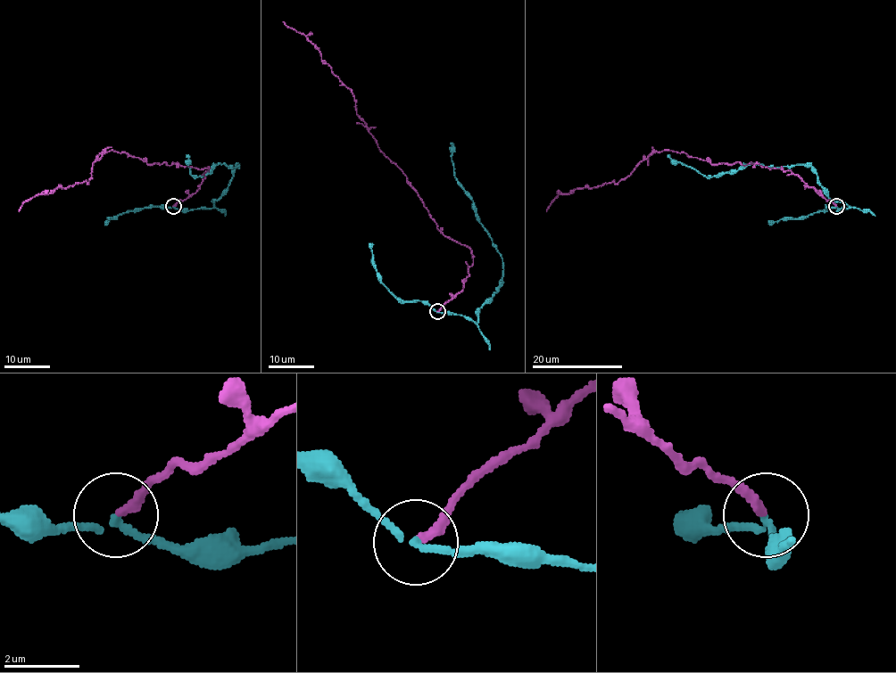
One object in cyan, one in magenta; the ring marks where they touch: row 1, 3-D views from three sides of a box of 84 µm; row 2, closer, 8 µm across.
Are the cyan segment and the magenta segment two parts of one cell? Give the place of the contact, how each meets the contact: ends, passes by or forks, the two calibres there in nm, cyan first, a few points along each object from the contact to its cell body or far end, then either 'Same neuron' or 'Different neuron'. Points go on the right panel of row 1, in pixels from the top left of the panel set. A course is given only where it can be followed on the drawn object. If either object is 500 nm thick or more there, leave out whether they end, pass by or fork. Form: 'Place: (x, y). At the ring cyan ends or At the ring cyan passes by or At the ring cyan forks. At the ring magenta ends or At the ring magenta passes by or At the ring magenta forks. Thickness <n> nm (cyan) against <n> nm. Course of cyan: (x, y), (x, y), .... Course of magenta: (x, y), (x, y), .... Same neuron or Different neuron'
Place: (836, 206). At the ring cyan passes by. At the ring magenta ends. Thickness 140 nm (cyan) against 240 nm. Course of cyan: (836, 206), (839, 210), (849, 207), (833, 201), (810, 166), (749, 164), (736, 170), (705, 176), (667, 155). Course of magenta: (836, 206), (790, 170), (736, 161), (711, 164), (671, 151), (652, 151), (616, 183), (559, 194), (546, 211). Different neuron

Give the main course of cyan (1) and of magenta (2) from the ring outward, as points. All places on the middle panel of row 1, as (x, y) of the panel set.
1: (436, 311), (477, 324), (478, 308), (502, 278), (501, 255), (457, 180), (451, 143)
2: (436, 311), (463, 289), (472, 251), (436, 227), (406, 176), (356, 113), (352, 91), (312, 43), (283, 21)

